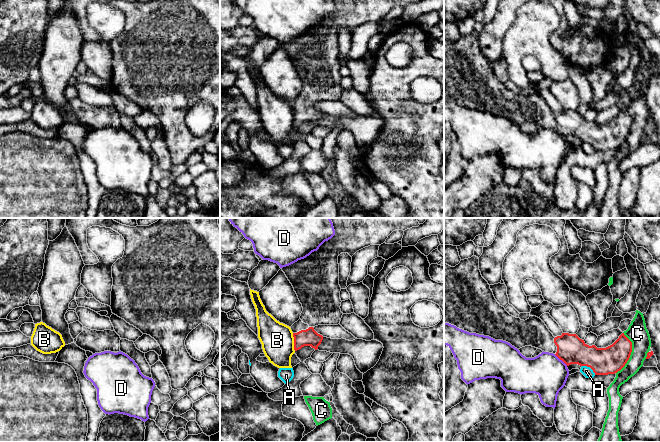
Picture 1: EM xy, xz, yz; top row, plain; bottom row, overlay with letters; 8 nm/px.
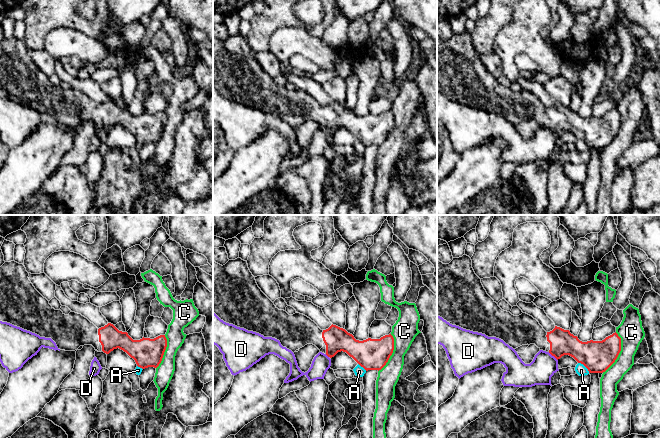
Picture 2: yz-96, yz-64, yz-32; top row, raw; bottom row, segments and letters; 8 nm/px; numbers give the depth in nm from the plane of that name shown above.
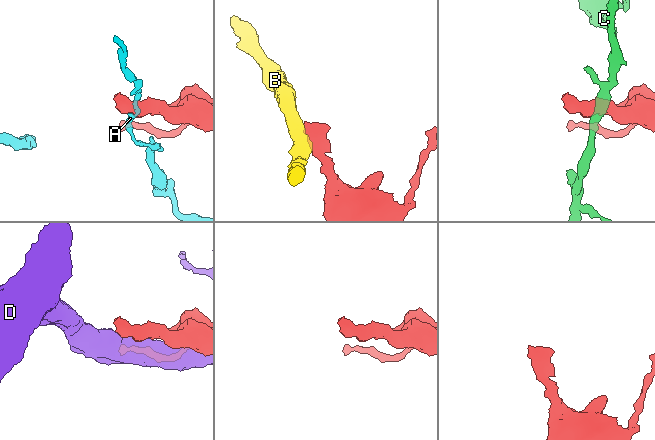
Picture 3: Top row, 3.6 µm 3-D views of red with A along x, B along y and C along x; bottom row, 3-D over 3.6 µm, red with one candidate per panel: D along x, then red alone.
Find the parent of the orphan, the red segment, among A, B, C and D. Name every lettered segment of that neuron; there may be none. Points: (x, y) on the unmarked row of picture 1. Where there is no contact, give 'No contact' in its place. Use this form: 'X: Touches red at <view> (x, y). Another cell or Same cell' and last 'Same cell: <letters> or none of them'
A: Touches red at yz (589, 142). Another cell
B: Touches red at xz (294, 118). Another cell
C: Touches red at yz (630, 129). Another cell
D: Touches red at yz (561, 135). Another cell
Same cell: none of them

